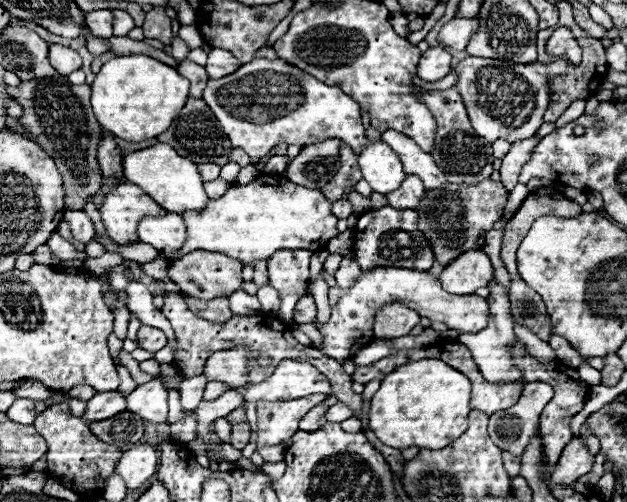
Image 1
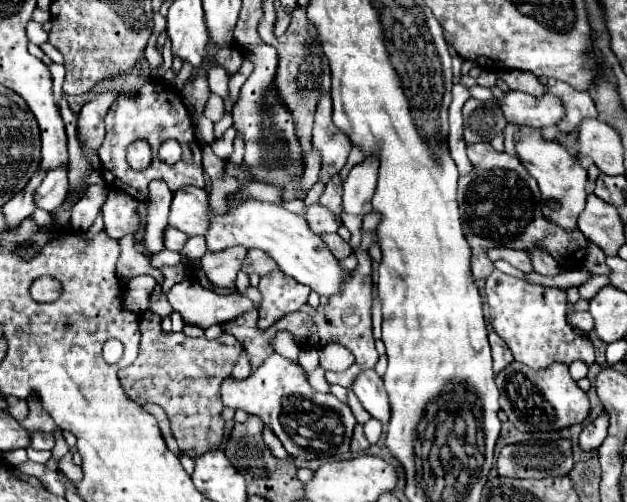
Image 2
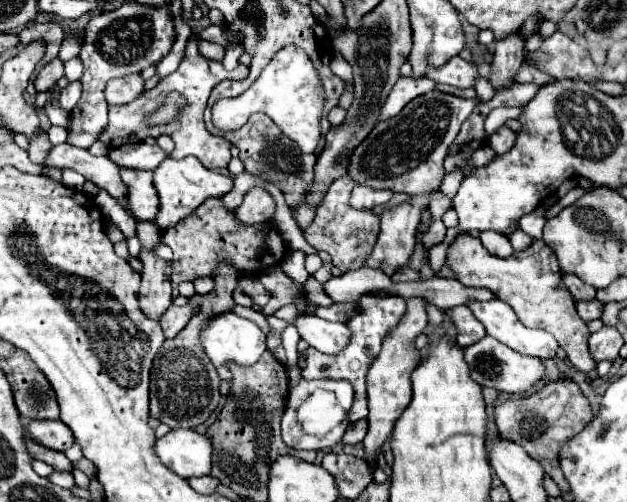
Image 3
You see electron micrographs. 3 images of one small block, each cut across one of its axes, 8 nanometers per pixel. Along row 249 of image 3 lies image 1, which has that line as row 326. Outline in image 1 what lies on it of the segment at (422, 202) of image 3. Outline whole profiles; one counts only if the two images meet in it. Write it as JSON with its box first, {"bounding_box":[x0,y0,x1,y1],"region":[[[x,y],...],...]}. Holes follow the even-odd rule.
{"bounding_box":[374,304,420,338],"region":[[[386,304],[386,308],[382,308],[382,312],[376,314],[374,336],[376,338],[408,336],[410,330],[418,322],[420,322],[418,312],[414,312],[402,304]]]}

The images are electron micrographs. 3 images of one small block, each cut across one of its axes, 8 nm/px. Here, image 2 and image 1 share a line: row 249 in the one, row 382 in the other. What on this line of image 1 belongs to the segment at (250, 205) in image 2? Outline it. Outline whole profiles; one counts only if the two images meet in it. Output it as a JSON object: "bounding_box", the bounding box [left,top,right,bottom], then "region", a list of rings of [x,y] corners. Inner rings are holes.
{"bounding_box":[204,360,330,402],"region":[[[282,360],[270,378],[258,384],[244,384],[234,388],[246,402],[276,402],[310,396],[314,392],[330,394],[330,382],[312,364],[300,360]],[[212,380],[206,384],[206,390],[204,390],[204,400],[214,400],[218,398],[220,394],[224,394],[226,390],[232,390],[228,384],[224,382],[218,382],[218,380]]]}

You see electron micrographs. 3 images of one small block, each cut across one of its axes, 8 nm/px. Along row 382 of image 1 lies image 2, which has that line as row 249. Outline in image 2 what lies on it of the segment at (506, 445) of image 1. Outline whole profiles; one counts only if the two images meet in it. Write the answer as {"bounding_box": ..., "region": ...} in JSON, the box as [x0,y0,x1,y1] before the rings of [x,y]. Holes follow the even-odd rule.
{"bounding_box":[528,246,560,276],"region":[[[534,246],[534,250],[528,250],[532,264],[534,264],[534,272],[544,274],[544,276],[556,276],[560,272],[560,266],[556,264],[556,260],[542,250],[542,246]]]}

